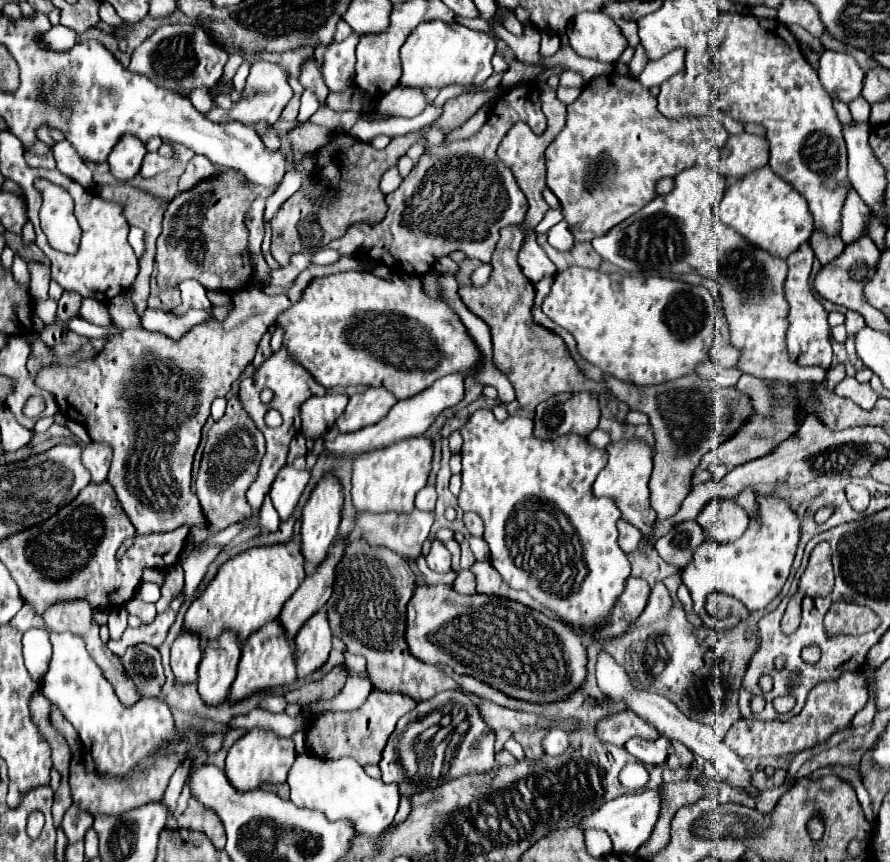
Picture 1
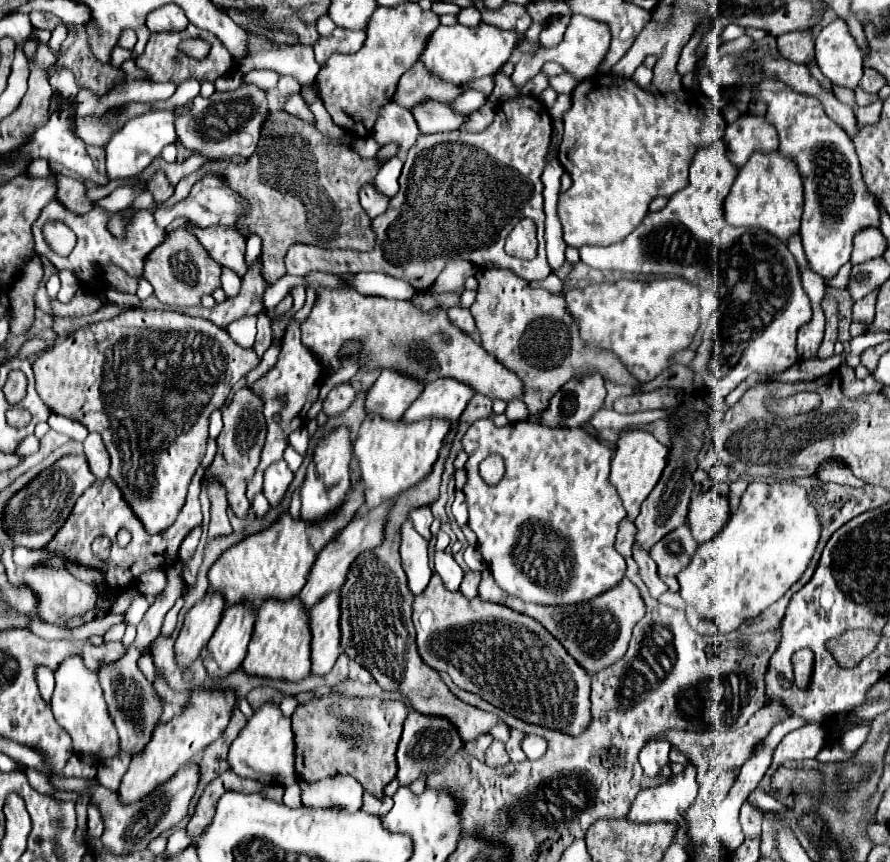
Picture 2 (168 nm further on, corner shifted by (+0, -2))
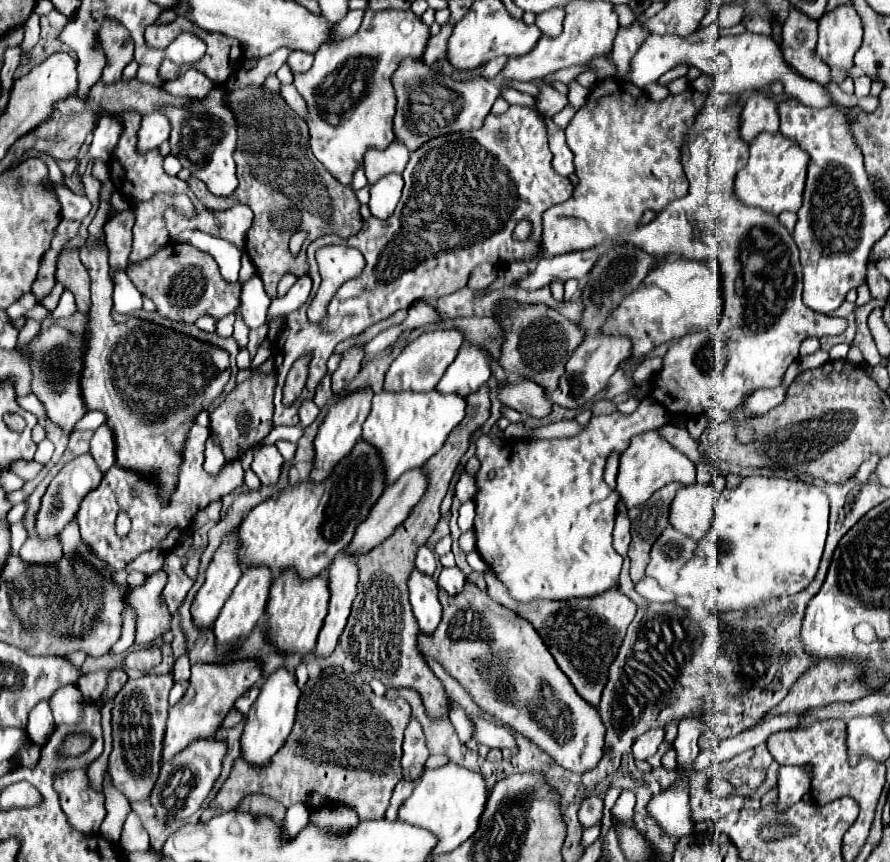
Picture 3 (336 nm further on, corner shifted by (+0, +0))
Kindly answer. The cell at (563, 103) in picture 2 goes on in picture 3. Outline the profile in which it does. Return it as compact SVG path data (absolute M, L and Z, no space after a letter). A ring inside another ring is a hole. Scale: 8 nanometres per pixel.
M566 105L560 113L556 113L556 115L552 115L552 121L558 125L558 127L566 127L568 123L570 123L570 119L574 117L574 113L576 113L576 109L572 107L572 105Z

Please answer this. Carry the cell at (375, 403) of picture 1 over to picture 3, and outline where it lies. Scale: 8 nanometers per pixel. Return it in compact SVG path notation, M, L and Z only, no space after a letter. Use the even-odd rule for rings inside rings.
M440 329L440 331L420 335L418 339L408 343L402 349L402 353L392 361L392 365L384 377L384 391L394 391L394 393L402 393L402 391L428 393L428 391L432 391L436 387L436 383L440 381L440 377L444 375L444 371L448 369L448 365L456 359L462 341L464 341L464 335L456 329Z

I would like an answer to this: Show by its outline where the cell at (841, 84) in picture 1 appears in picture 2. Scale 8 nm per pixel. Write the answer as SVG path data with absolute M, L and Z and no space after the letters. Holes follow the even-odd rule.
M834 19L816 37L816 63L836 85L854 89L862 77L862 51L844 19Z

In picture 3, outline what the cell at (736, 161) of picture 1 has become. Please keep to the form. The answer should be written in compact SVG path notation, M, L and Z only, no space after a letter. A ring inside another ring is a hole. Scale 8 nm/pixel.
M754 93L740 115L740 135L750 143L758 133L778 133L778 107L774 101Z

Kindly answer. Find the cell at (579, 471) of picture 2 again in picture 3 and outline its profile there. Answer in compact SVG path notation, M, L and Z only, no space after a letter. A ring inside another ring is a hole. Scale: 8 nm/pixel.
M644 397L640 407L630 413L630 415L622 415L622 413L612 413L612 415L598 415L592 417L590 423L586 425L586 429L574 437L558 437L558 439L514 439L514 441L504 441L502 445L496 445L490 435L480 435L476 441L476 457L480 459L480 469L476 473L476 495L474 495L474 503L476 503L476 519L474 519L474 531L478 537L478 553L482 555L482 559L492 567L494 575L508 587L510 597L514 597L516 601L534 601L534 599L572 599L572 597L594 597L600 595L606 589L612 589L618 583L618 575L622 569L622 561L624 557L618 555L612 547L612 527L614 527L614 519L618 515L618 505L620 505L620 495L610 489L604 481L604 465L606 465L606 457L610 455L610 451L624 451L630 443L630 437L640 435L644 431L650 429L658 429L660 425L666 425L670 419L668 411L656 403L650 397ZM494 469L496 477L488 479L488 471Z

